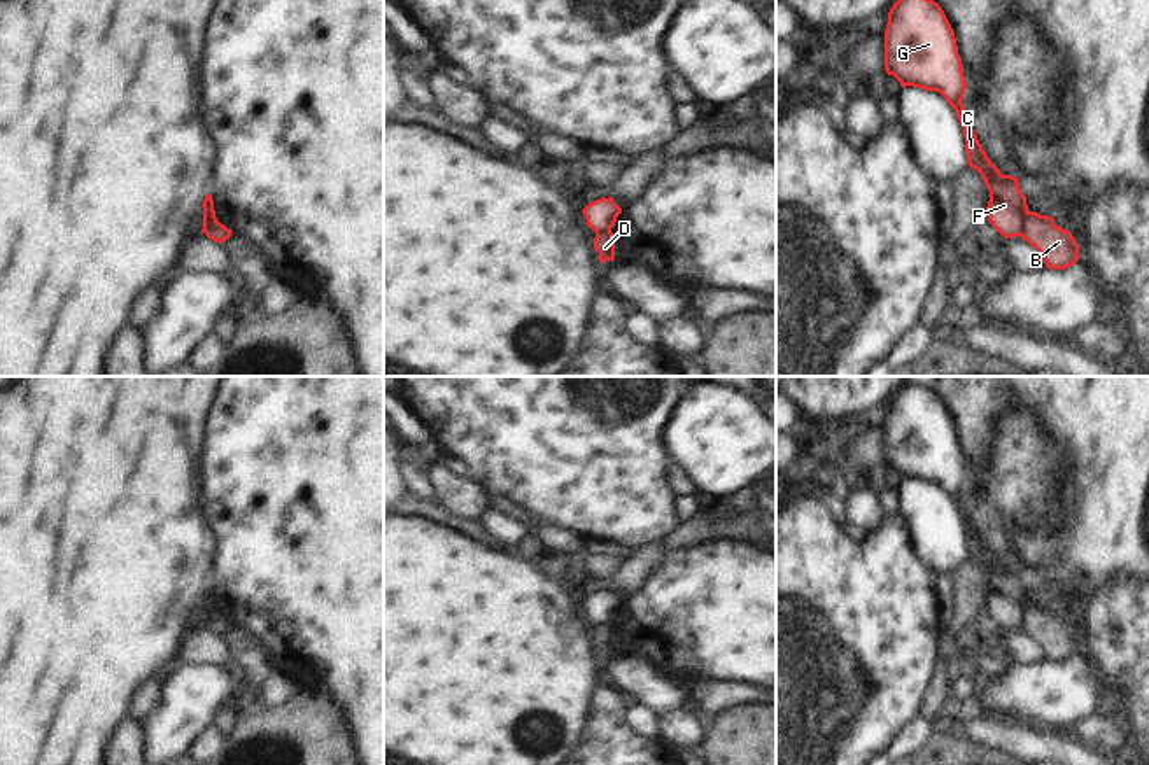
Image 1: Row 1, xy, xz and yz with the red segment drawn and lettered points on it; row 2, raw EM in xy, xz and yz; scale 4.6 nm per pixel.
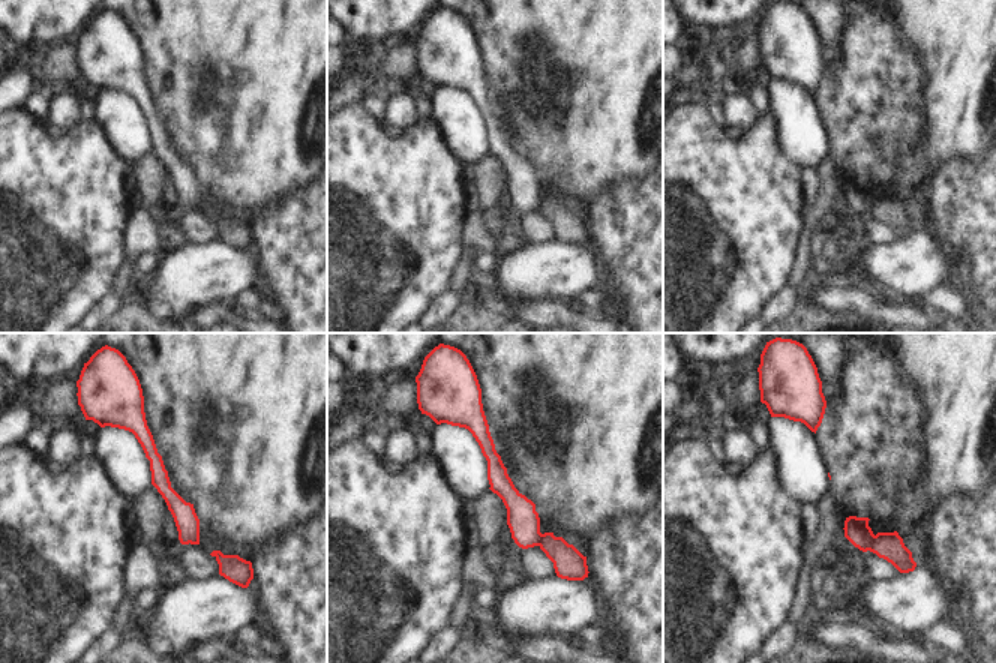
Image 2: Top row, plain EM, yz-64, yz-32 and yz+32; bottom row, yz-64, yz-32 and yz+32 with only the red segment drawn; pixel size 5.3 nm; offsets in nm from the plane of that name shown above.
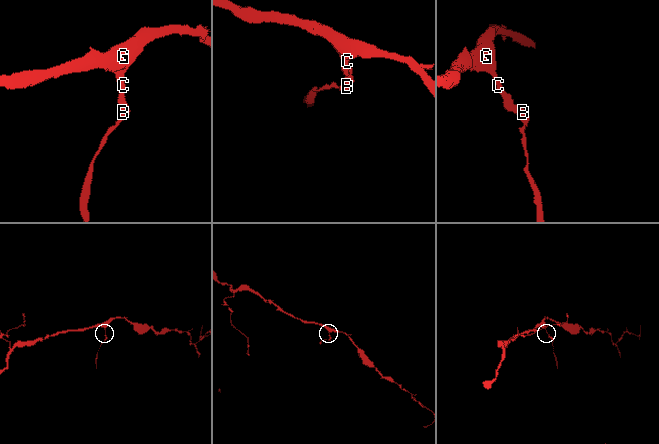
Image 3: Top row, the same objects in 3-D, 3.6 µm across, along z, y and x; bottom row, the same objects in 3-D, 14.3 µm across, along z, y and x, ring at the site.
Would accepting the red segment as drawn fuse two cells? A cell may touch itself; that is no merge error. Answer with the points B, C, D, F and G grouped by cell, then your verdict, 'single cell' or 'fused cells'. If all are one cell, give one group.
B D / C F G; fused cells

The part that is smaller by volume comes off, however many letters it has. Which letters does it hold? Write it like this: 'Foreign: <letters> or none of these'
Foreign: B, D

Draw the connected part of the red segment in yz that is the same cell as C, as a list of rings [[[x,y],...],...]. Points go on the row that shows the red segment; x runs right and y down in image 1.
[[[897,0],[885,30],[885,70],[902,88],[941,93],[963,128],[969,166],[977,170],[990,191],[988,221],[1004,236],[1021,236],[1028,215],[1026,196],[1012,175],[1004,175],[986,156],[963,109],[967,88],[955,32],[934,0]]]

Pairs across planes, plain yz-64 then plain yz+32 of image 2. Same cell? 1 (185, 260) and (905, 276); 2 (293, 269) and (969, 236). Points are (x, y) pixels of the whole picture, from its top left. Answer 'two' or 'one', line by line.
1: one
2: one

